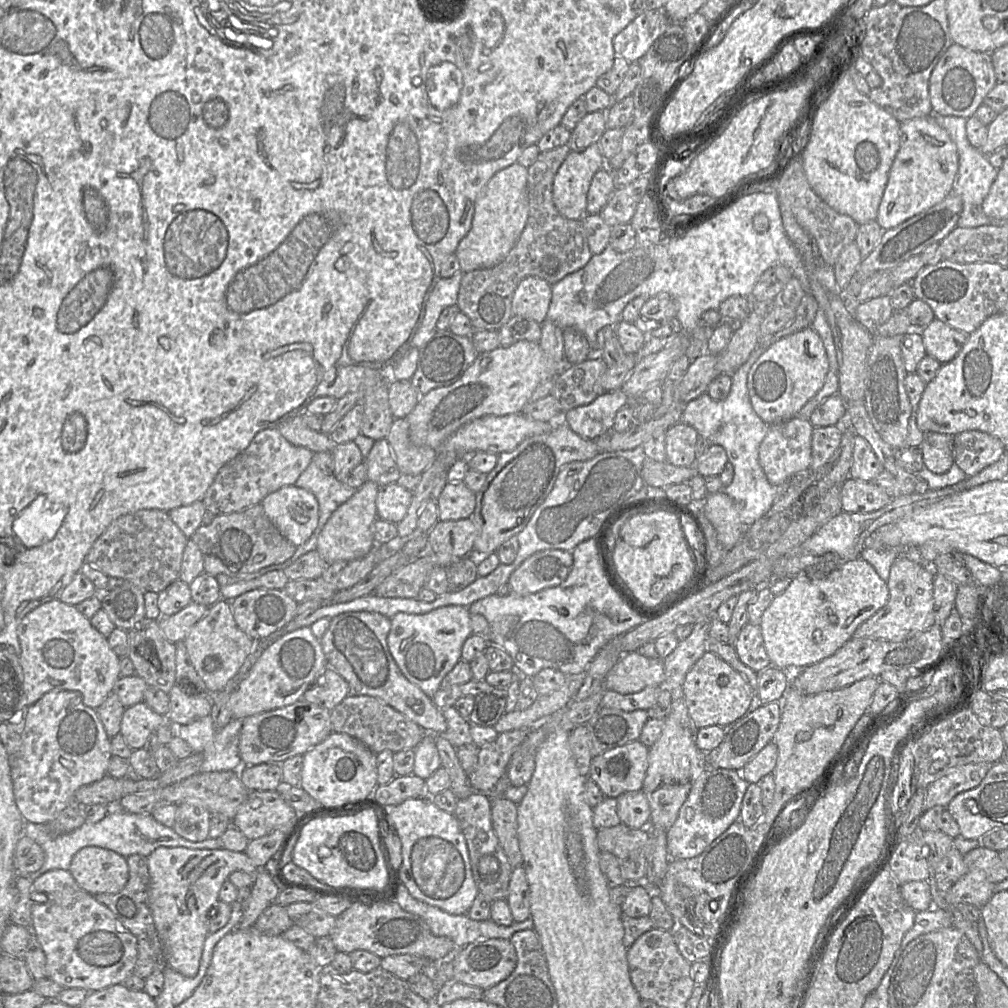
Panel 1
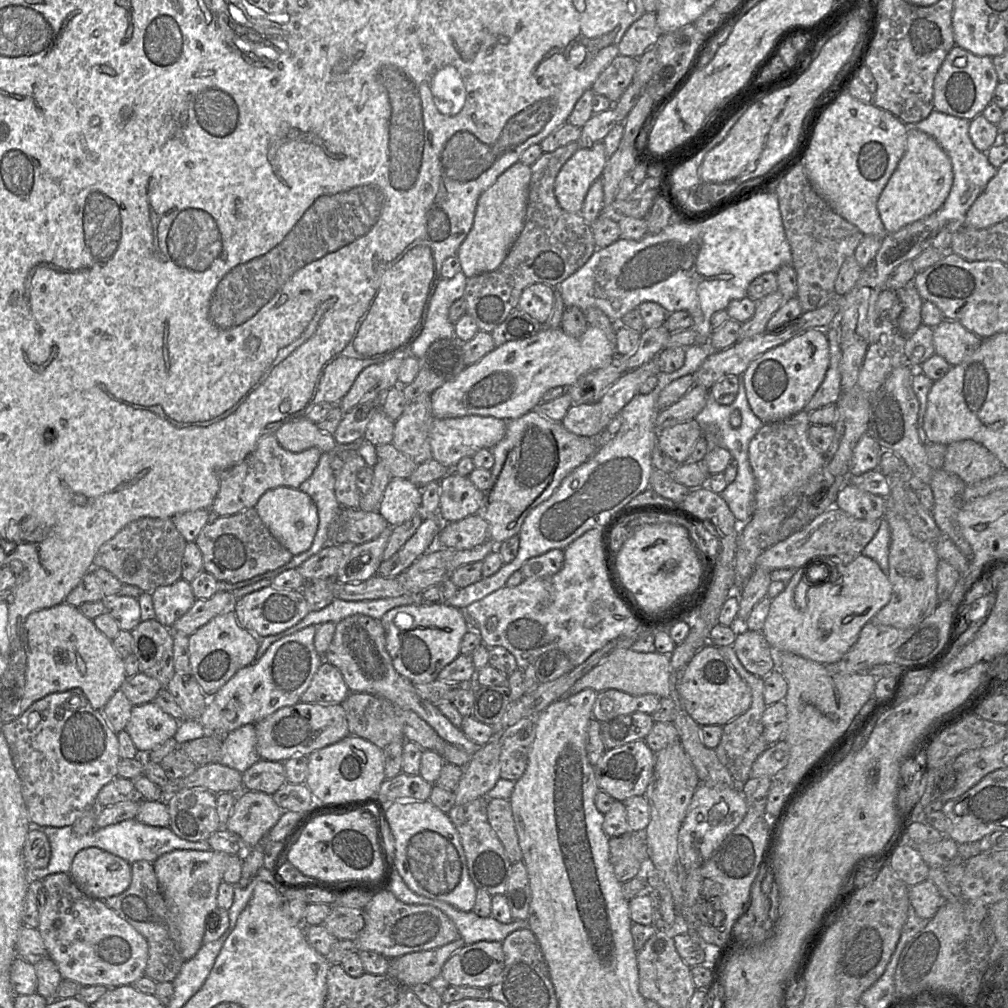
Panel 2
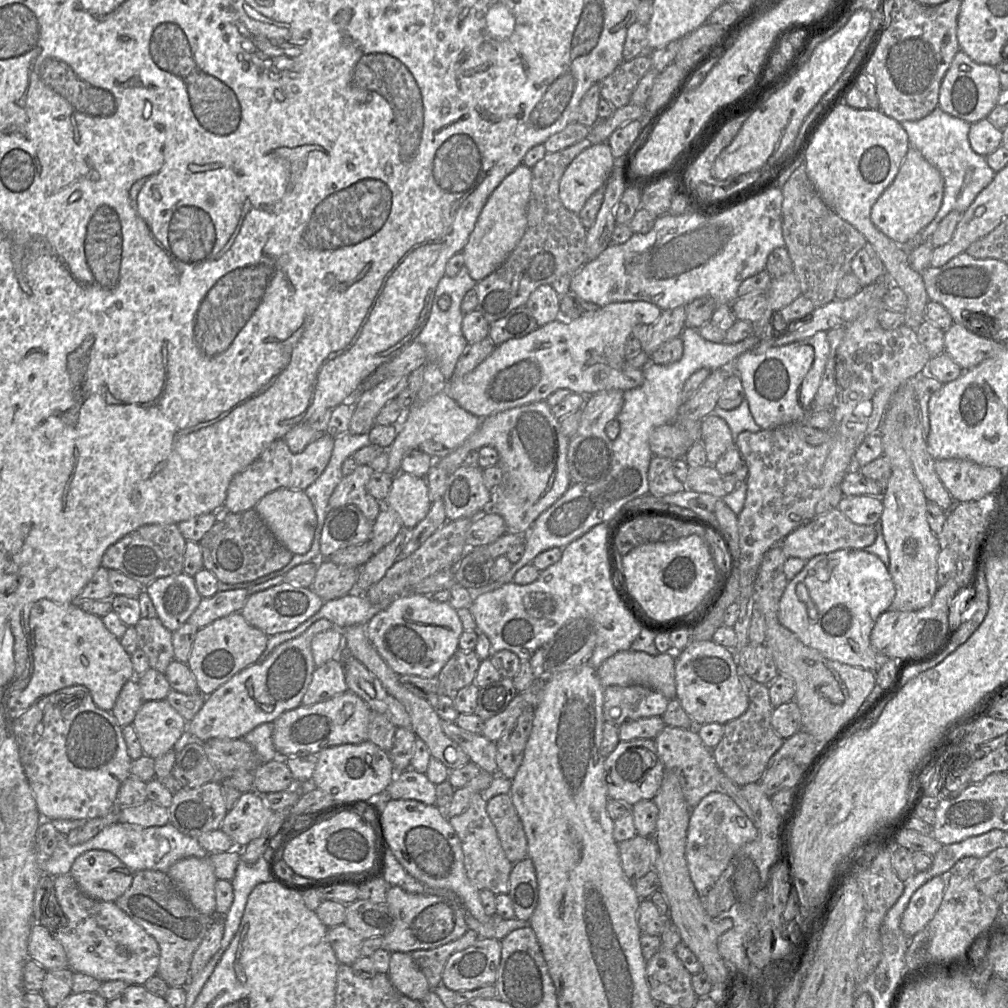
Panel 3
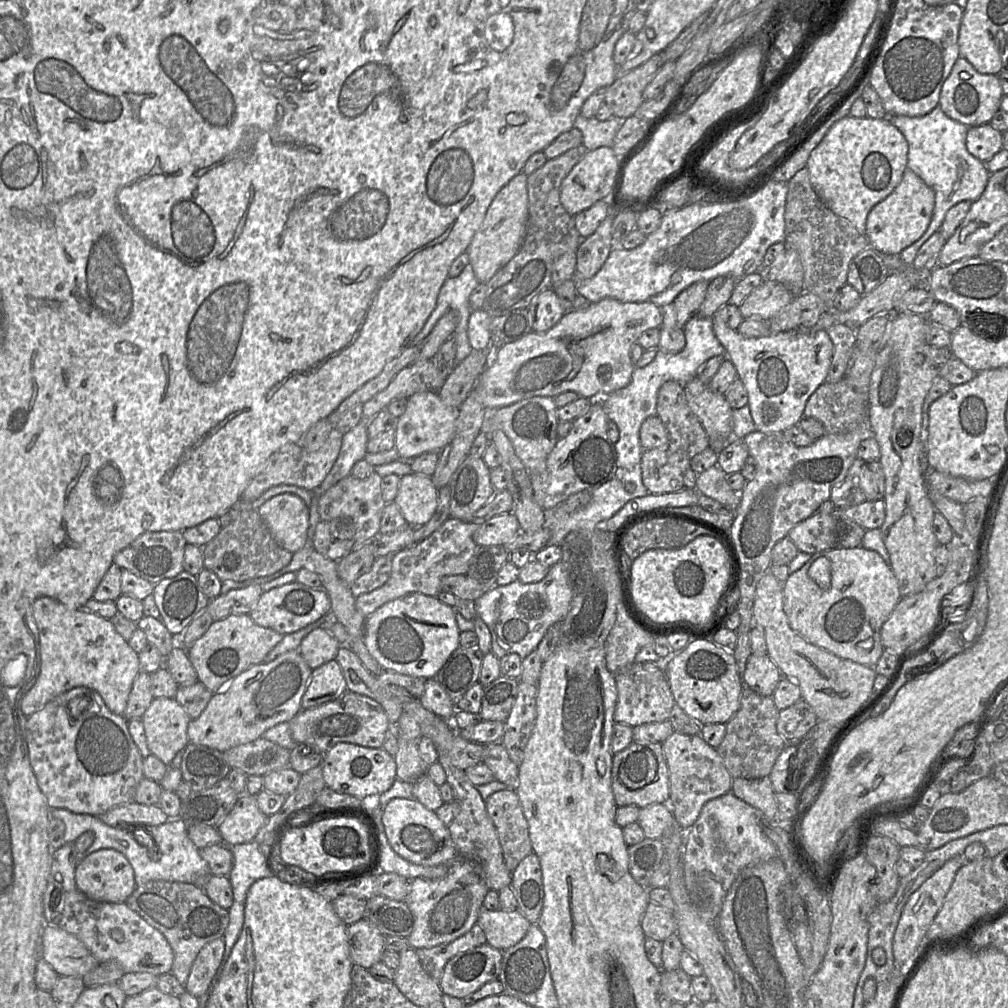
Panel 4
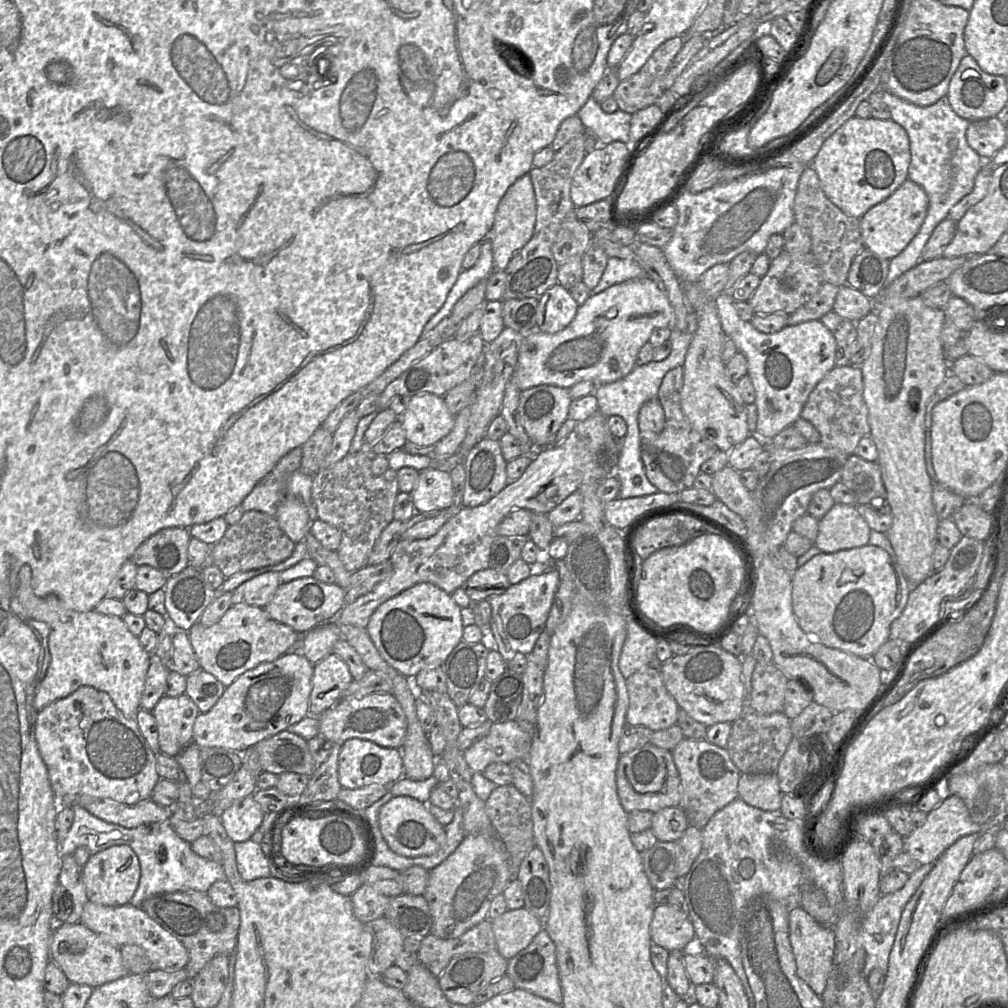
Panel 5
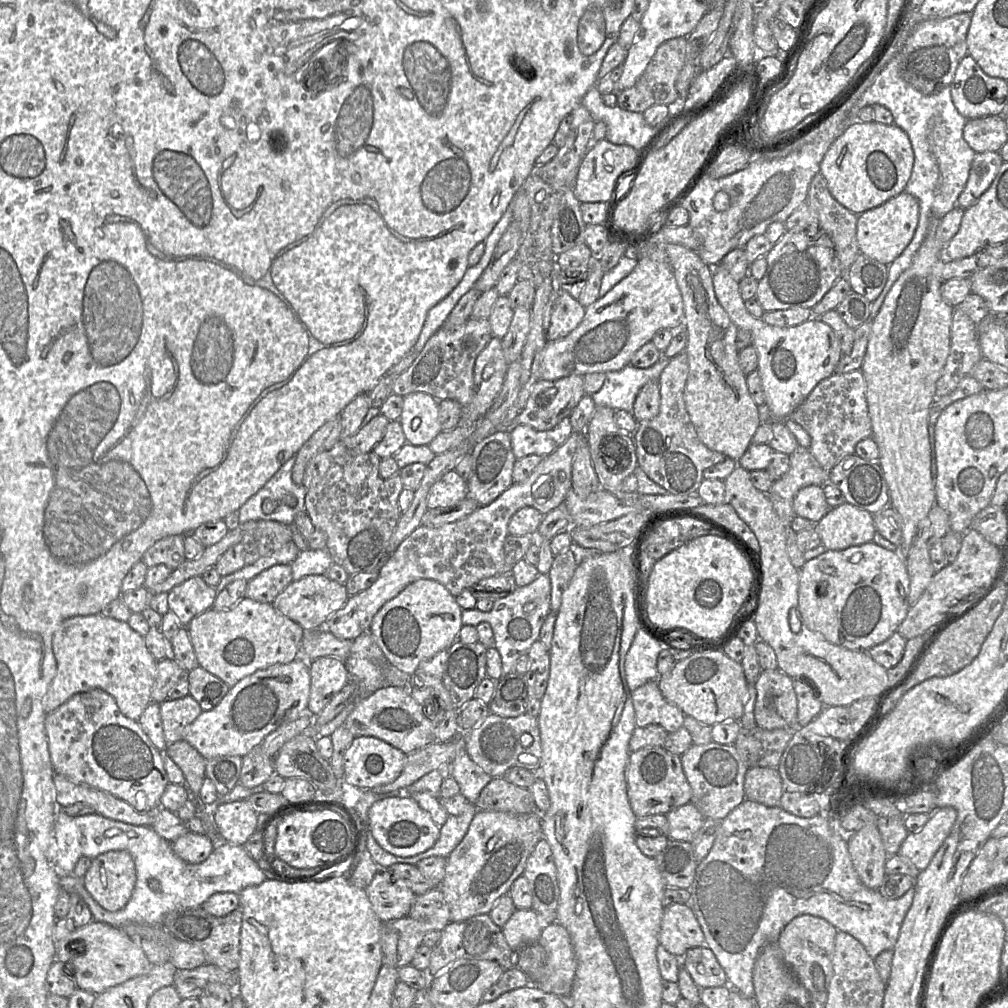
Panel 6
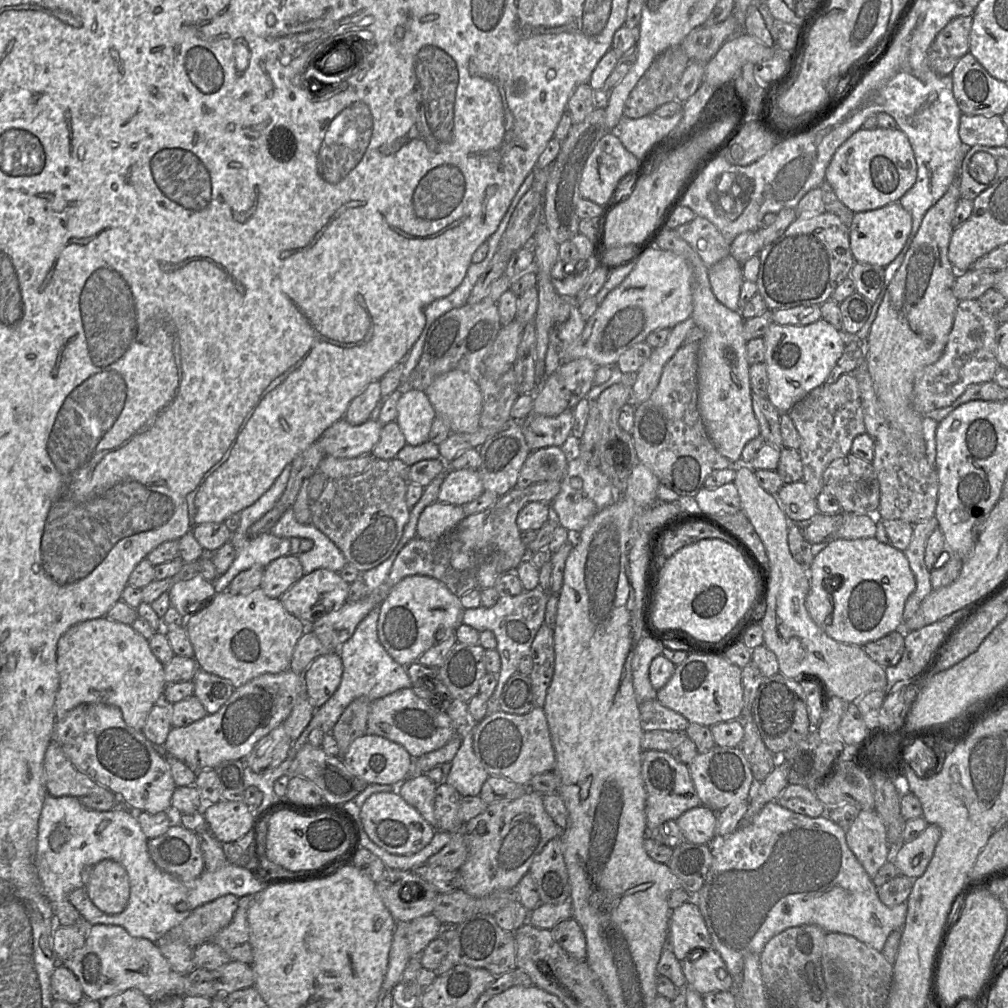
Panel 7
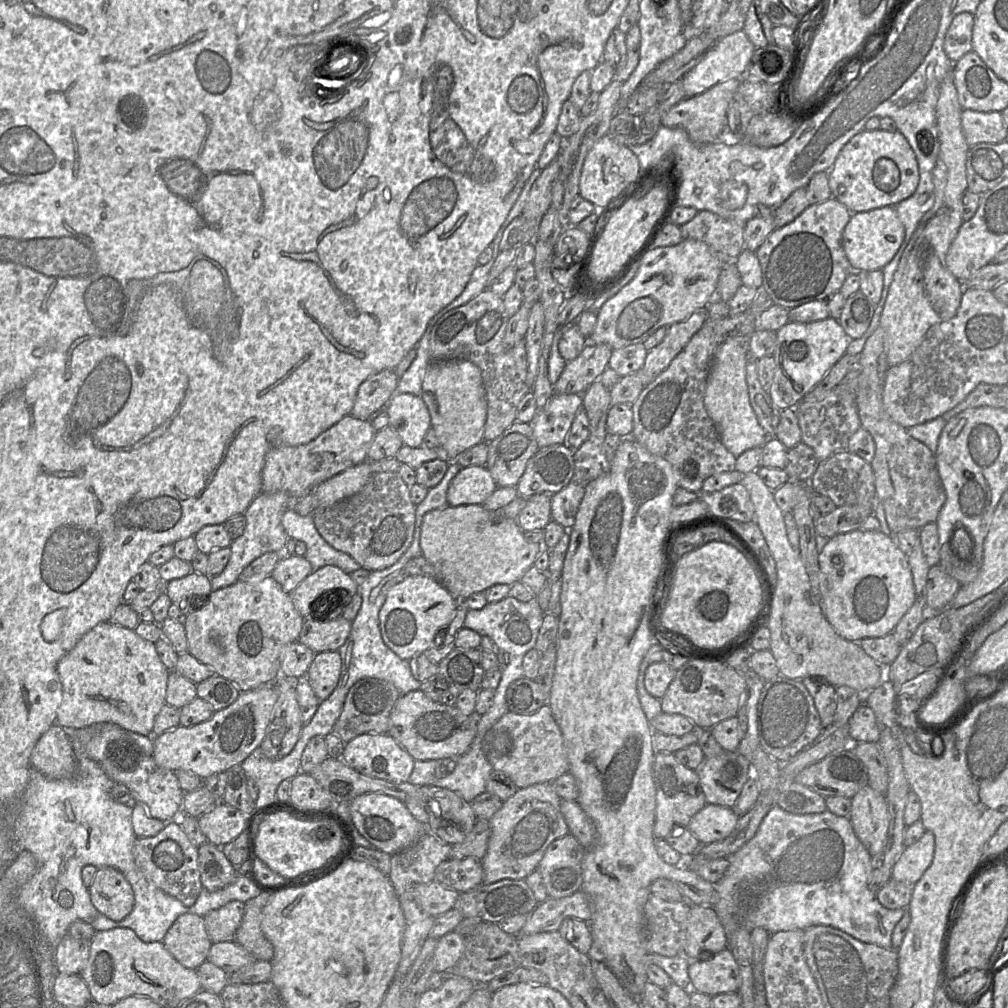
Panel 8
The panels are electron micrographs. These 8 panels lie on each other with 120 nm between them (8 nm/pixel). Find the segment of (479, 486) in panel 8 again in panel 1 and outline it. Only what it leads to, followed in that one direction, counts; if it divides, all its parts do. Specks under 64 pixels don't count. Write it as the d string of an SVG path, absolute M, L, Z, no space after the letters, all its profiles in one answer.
M396 482L380 486L376 498L377 517L398 524L407 514L412 495Z

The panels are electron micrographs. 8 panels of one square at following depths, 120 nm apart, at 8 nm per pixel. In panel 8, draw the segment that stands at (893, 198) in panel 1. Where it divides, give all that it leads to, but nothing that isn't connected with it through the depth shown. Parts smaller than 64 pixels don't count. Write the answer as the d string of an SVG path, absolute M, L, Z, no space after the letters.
M894 206L852 213L842 234L842 246L853 271L882 270L898 251L905 235Z

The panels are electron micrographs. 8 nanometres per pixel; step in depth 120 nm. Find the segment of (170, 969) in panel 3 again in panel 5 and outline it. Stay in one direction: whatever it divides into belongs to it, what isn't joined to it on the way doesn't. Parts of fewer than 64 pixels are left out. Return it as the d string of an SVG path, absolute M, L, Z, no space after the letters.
M187 890L156 894L147 898L141 908L186 947L189 962L184 969L190 979L193 979L216 955L230 956L236 951L240 927L238 906L221 908L211 901L207 893Z

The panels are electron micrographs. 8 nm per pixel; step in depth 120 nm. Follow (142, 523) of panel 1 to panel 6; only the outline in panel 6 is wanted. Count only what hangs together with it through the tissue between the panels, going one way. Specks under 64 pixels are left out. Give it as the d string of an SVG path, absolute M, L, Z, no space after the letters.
M171 535L157 541L144 553L141 561L148 568L164 564L172 570L176 569L185 561L184 535Z

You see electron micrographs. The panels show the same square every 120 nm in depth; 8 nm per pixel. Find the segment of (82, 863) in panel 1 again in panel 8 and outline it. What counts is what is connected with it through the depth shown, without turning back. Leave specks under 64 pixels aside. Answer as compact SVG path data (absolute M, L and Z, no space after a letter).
M114 867L98 868L88 892L97 911L111 920L123 920L134 908L132 886Z

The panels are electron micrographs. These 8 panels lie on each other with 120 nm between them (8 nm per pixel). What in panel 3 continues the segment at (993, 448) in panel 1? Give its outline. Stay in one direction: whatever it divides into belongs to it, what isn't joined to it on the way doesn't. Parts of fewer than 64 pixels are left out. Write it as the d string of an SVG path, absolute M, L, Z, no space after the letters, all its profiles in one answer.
M935 460L935 471L955 503L987 502L1006 471L970 460Z

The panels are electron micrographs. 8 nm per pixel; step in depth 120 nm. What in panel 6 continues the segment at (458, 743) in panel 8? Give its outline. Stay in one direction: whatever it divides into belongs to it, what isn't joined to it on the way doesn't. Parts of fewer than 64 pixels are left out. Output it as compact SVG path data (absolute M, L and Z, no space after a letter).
M385 685L370 696L358 699L343 725L355 737L379 738L406 755L435 742L435 724L424 715L422 707L410 695L408 686Z

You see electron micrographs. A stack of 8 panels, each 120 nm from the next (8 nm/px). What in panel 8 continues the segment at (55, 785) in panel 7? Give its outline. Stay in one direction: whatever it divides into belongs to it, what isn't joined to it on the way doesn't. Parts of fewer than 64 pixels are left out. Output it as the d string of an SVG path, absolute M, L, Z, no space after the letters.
M54 724L37 741L30 756L31 769L51 779L73 777L77 761L68 730Z

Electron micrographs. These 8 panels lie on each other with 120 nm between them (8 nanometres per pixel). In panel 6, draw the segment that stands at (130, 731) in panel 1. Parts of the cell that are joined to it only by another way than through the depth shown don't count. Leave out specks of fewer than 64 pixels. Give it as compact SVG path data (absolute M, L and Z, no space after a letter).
M190 694L180 699L166 699L160 704L160 716L167 747L183 740L184 728L201 712L200 705Z

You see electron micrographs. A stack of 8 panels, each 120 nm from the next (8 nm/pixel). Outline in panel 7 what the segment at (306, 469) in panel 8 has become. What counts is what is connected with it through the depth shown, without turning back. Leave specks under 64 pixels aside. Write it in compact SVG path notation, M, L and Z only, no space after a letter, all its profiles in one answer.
M342 418L324 430L318 443L325 456L354 458L367 455L379 441L383 425L378 419L352 425Z

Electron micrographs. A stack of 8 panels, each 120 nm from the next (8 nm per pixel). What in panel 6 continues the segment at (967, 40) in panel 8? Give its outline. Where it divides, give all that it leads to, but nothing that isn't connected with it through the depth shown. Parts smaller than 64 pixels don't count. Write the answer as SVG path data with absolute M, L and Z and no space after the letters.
M971 13L920 21L901 49L901 77L924 95L935 94L949 86L958 64L968 55L966 36L970 22Z

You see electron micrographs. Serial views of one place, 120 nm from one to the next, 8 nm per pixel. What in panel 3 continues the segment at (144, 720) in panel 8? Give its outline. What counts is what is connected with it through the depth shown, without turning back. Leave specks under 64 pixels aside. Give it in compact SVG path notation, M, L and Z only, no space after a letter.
M40 599L32 605L32 608L30 610L28 662L26 663L26 667L24 671L20 674L20 676L17 676L17 677L14 676L14 677L15 677L15 680L11 680L7 684L7 686L4 687L4 688L9 688L9 694L7 695L7 701L9 702L9 704L4 704L4 708L5 708L8 718L11 720L18 718L20 715L26 712L33 704L35 704L42 697L45 697L61 689L64 689L66 687L71 687L74 685L82 685L82 686L87 687L91 693L94 703L99 708L110 712L112 711L115 705L115 702L117 700L117 697L122 687L124 686L124 684L126 684L130 679L135 678L135 672L134 672L132 661L131 661L131 655L129 655L125 651L125 649L120 643L120 639L116 638L116 636L113 635L106 628L106 626L104 625L102 621L102 618L96 615L87 613L84 610L82 610L81 607L79 606L79 601L70 602L70 603L55 603L49 599Z

